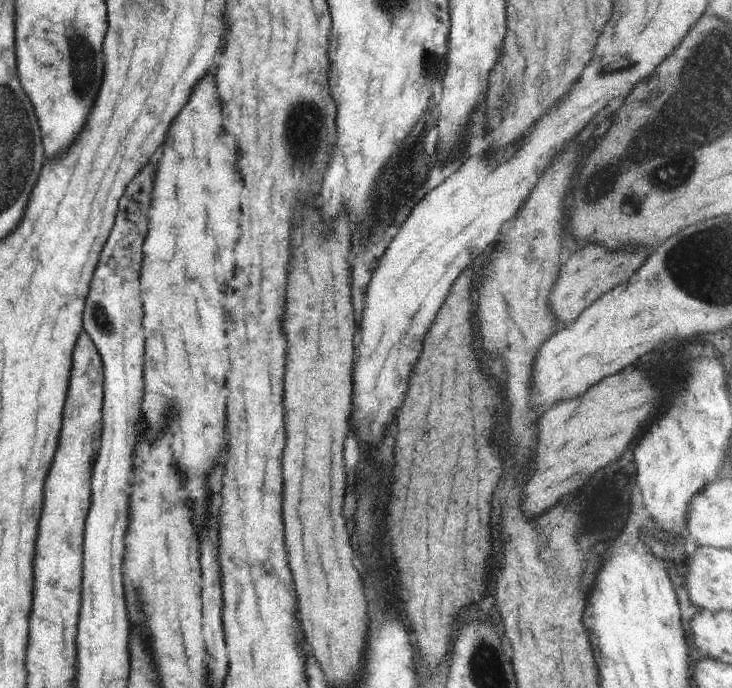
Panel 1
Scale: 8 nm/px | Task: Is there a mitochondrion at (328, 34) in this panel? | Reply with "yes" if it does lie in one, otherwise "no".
no

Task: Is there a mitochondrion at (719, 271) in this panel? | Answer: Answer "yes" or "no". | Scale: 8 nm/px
yes

